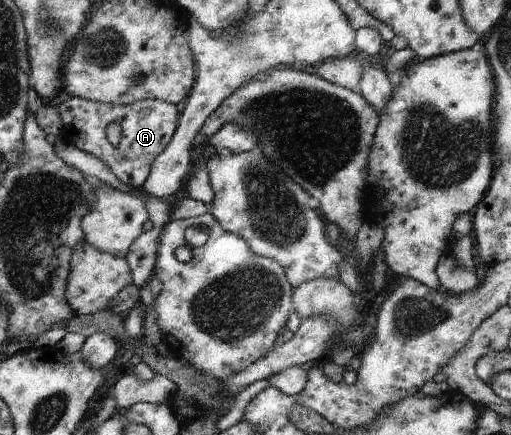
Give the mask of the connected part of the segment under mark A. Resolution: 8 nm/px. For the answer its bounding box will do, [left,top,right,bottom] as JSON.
[54,96,177,191]

